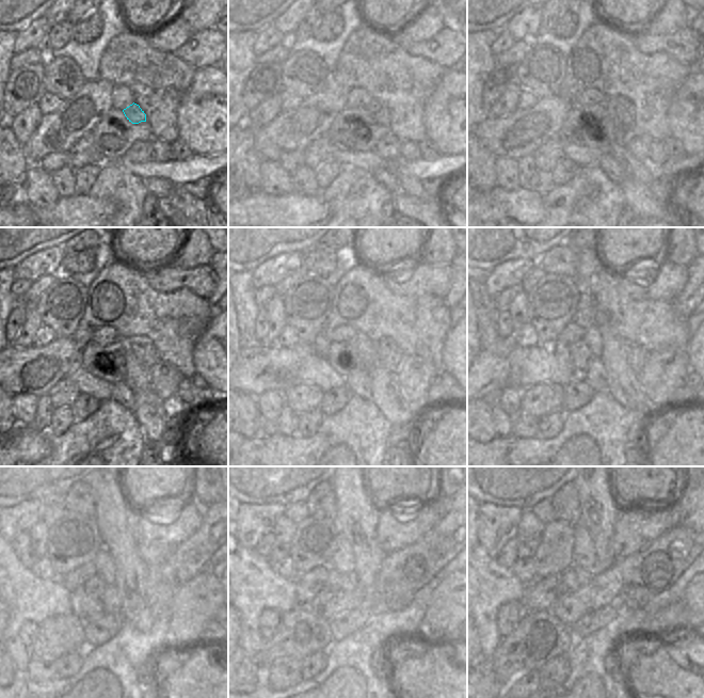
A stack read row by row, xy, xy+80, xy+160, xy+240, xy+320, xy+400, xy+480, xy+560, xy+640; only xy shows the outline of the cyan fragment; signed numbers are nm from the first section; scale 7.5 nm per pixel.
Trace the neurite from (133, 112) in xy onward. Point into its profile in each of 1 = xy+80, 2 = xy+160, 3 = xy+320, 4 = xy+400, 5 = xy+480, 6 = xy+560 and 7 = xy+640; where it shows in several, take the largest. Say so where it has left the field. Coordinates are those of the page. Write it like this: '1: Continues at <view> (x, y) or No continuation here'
1: Continues at xy+80 (378, 111)
2: Continues at xy+160 (621, 110)
3: Continues at xy+320 (390, 357)
4: Continues at xy+400 (636, 357)
5: Continues at xy+480 (159, 595)
6: Continues at xy+560 (396, 597)
7: Continues at xy+640 (633, 597)

